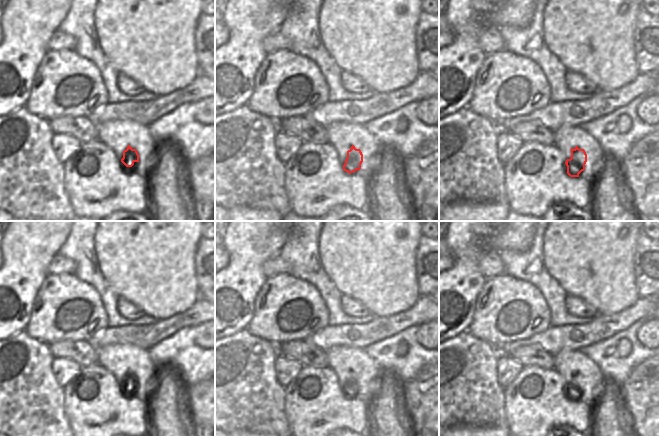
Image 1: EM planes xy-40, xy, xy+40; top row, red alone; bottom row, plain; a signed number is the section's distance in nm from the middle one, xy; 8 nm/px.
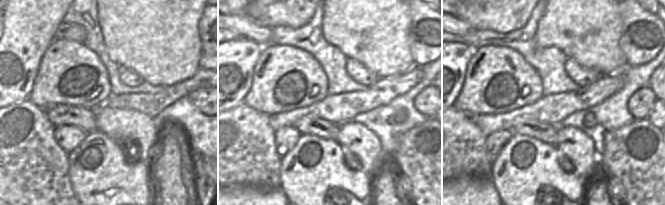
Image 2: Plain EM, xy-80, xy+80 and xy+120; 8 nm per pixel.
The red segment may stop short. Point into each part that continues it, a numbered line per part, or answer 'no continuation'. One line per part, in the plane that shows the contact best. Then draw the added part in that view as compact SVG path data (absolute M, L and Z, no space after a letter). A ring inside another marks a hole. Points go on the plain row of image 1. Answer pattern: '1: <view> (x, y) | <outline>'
1: xy (340, 359) | M338 345L329 349L326 356L327 367L335 372L342 389L345 388L347 375L351 373L352 369L361 374L363 378L361 393L350 398L360 399L368 406L383 379L377 372L377 365L365 352L365 349Z

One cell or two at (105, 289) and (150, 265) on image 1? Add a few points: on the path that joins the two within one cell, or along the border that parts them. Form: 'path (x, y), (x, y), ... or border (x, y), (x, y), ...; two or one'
border (99, 266), (102, 277), (117, 296); two

